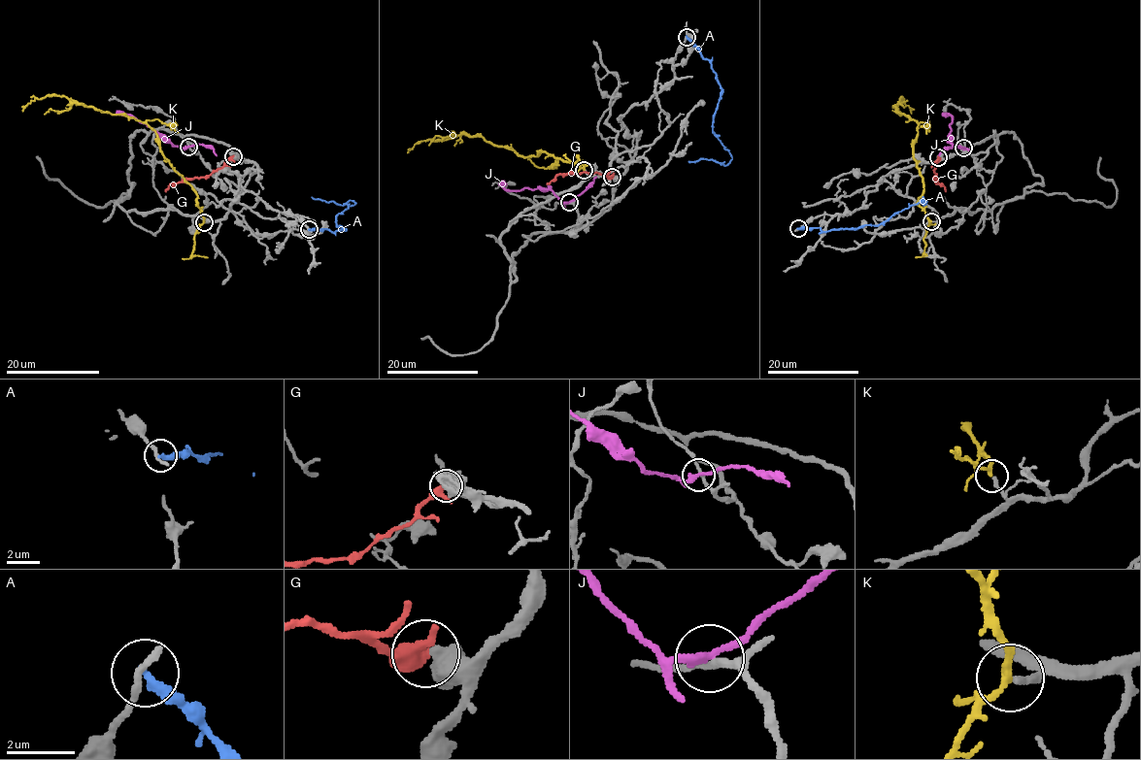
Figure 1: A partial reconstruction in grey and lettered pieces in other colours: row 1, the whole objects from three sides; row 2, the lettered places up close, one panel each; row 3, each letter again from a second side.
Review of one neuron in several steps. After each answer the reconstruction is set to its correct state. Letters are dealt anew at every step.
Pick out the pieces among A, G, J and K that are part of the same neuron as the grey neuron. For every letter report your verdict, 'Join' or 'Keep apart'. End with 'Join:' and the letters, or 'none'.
A: Keep apart
G: Keep apart
J: Keep apart
K: Join
Join: K

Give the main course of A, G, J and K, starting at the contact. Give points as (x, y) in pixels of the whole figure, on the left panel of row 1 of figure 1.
A: (309, 229), (333, 233), (345, 229), (337, 226), (336, 216), (355, 204), (350, 200), (338, 205), (311, 196)
G: (232, 156), (221, 167), (204, 177), (184, 178), (170, 183), (165, 192)
J: (187, 146), (182, 148), (164, 142), (146, 123), (118, 111)
K: (204, 222), (193, 188), (164, 156), (157, 134), (147, 123), (64, 97), (46, 95), (22, 111)

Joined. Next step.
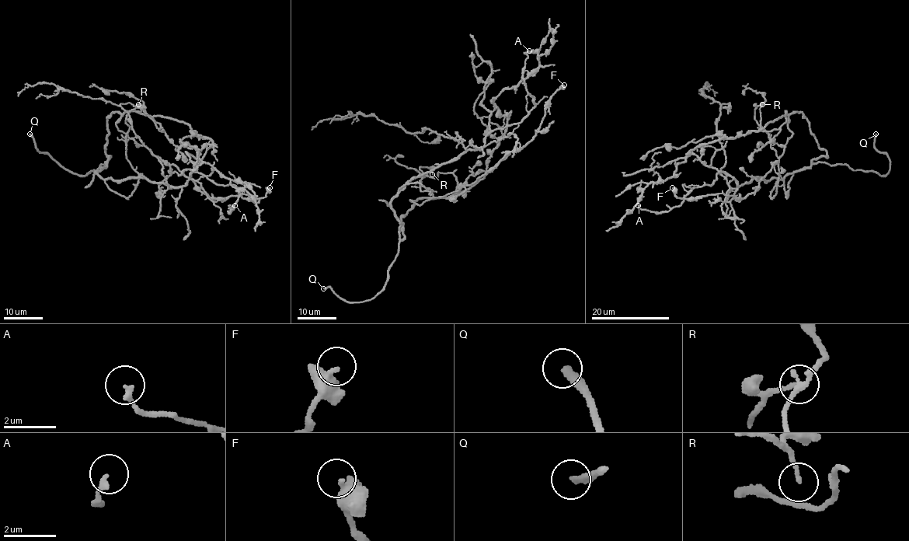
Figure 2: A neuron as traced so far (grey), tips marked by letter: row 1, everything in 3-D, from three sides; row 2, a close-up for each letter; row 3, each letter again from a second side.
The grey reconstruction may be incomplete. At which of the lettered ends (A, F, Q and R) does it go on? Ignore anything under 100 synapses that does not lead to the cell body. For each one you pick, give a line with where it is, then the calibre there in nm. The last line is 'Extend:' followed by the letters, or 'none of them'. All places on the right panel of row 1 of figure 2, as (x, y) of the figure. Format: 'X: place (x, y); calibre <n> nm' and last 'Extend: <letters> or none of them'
Q: place (875, 134); calibre 320 nm
Extend: Q

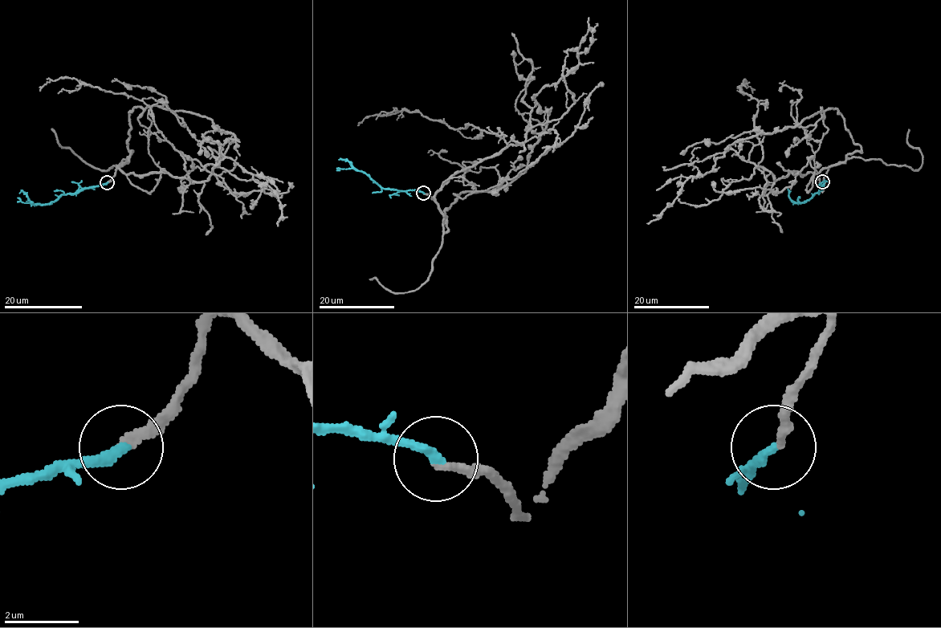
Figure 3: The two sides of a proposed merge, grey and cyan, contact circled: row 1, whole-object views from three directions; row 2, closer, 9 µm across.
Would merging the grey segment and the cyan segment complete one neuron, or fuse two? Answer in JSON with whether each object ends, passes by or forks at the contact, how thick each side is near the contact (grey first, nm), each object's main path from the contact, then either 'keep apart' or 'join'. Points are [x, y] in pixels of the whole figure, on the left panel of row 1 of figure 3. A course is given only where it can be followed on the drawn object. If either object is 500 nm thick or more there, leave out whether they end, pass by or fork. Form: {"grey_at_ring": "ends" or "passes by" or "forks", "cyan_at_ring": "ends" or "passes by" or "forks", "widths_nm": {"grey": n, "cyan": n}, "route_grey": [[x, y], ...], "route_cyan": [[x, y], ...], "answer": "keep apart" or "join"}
{"grey_at_ring": "ends", "cyan_at_ring": "ends", "widths_nm": {"grey": 240, "cyan": 280}, "route_grey": [[107, 182], [131, 154], [134, 107], [143, 110], [138, 122], [235, 193], [284, 193], [292, 182]], "route_cyan": [[107, 182], [64, 194], [47, 204], [33, 202], [22, 191], [19, 193]], "answer": "join"}

